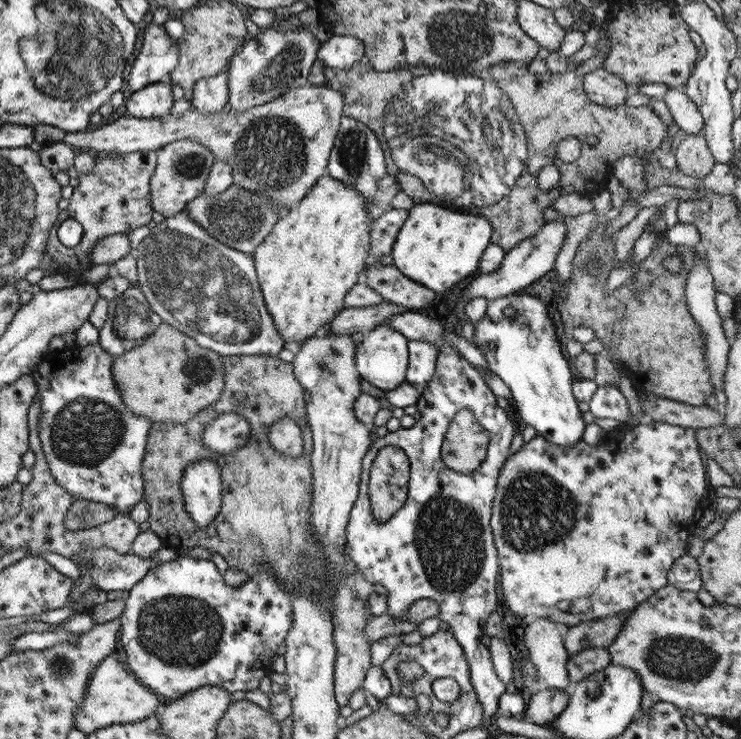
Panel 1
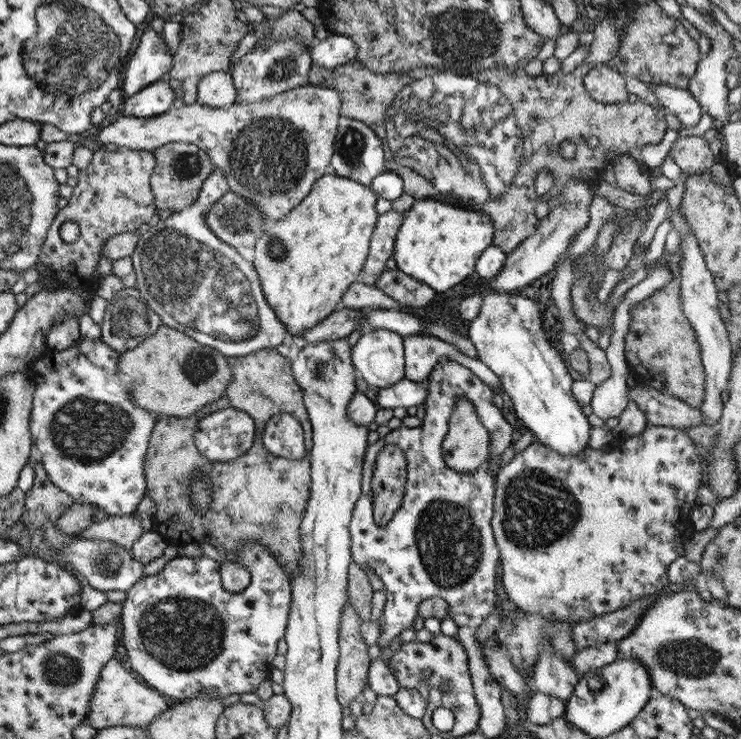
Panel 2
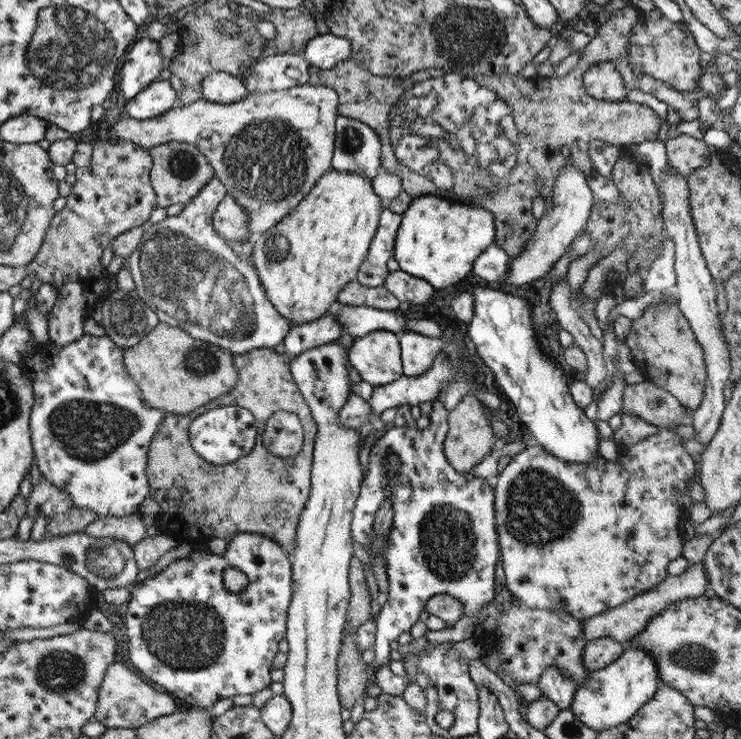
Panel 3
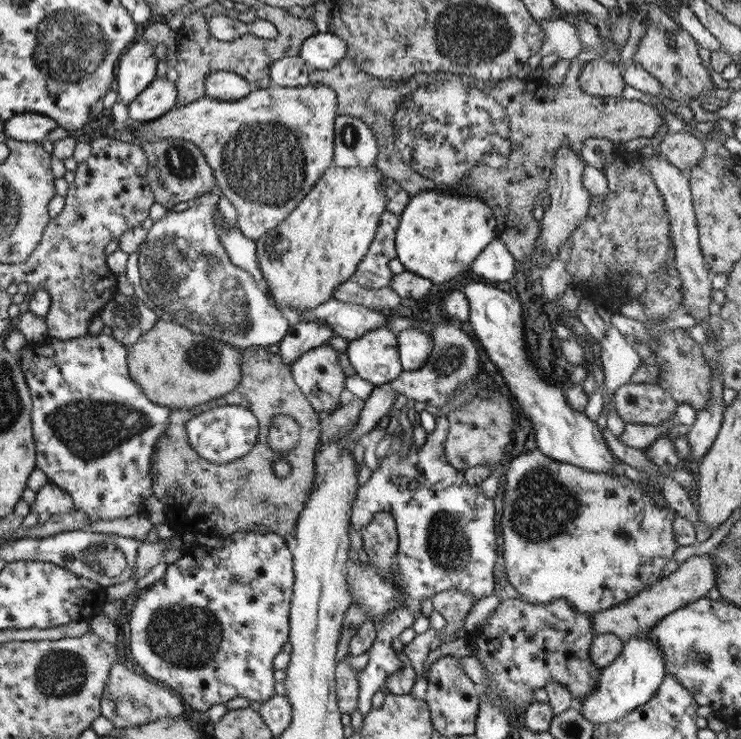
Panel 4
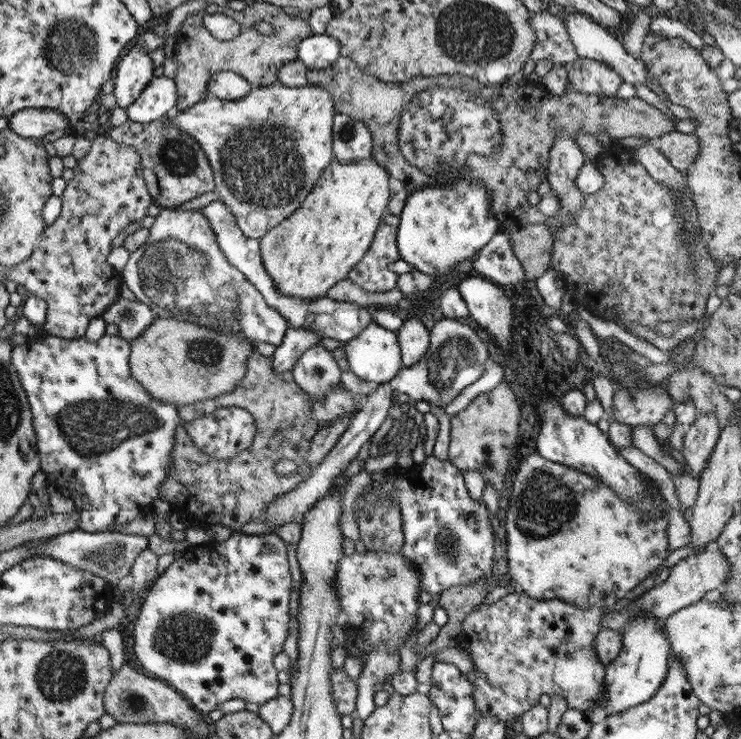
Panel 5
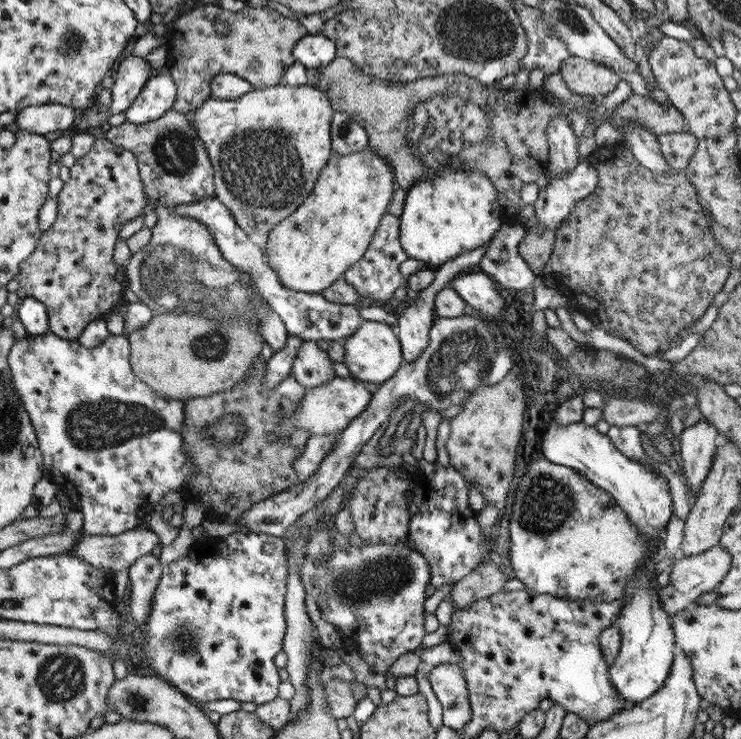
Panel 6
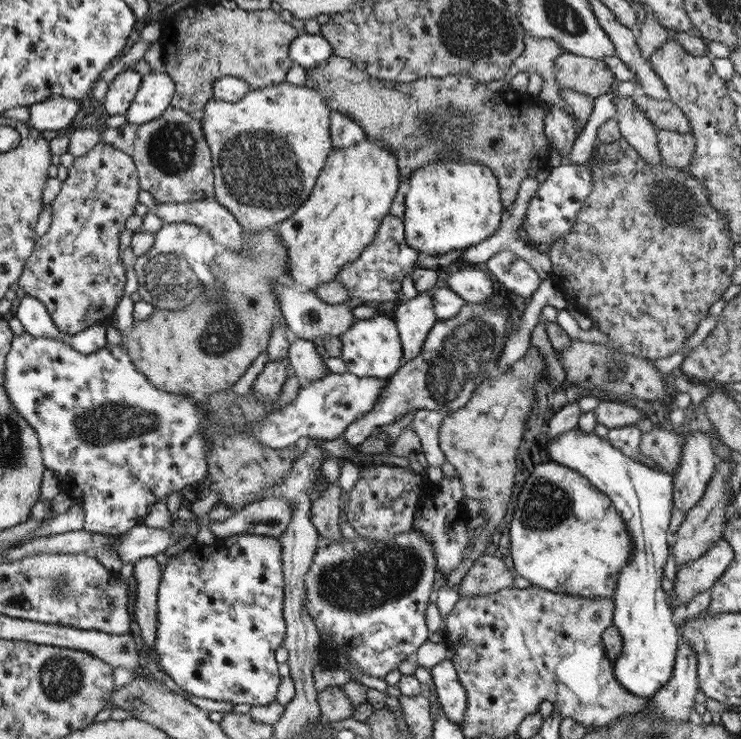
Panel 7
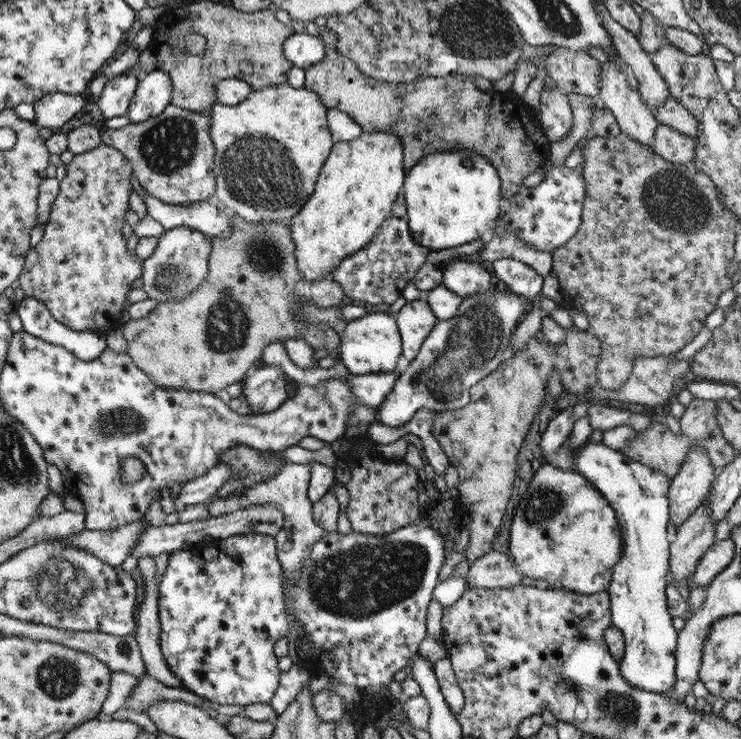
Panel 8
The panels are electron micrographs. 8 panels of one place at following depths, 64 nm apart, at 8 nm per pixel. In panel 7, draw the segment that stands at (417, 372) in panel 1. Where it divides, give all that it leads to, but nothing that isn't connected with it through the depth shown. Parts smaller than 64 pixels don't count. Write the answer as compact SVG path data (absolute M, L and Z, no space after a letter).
M536 177L524 178L522 182L520 182L520 188L518 190L517 199L510 205L508 208L504 208L502 214L502 223L500 229L494 232L494 235L486 238L486 240L482 241L480 244L477 244L473 247L468 247L465 252L461 255L460 258L456 259L452 263L452 268L448 267L446 270L441 269L438 270L438 280L437 283L433 286L432 289L426 290L423 292L419 292L416 297L408 300L404 300L402 304L398 307L395 313L395 323L398 327L399 337L402 345L402 356L403 360L410 361L416 358L420 351L423 349L424 343L426 342L426 337L430 332L430 329L438 324L438 318L433 308L433 293L439 287L444 286L447 281L447 275L449 272L452 272L455 268L462 264L472 264L476 265L478 262L486 262L491 256L494 256L496 252L500 252L502 249L508 249L512 252L515 252L517 256L524 255L525 259L528 261L528 264L531 264L534 270L539 274L541 279L548 279L553 277L552 272L552 263L548 253L538 252L537 250L533 250L528 244L528 247L525 249L525 241L518 237L519 226L522 225L522 219L524 219L524 214L527 211L528 203L534 195L536 195L536 191L539 190L539 183L541 179Z

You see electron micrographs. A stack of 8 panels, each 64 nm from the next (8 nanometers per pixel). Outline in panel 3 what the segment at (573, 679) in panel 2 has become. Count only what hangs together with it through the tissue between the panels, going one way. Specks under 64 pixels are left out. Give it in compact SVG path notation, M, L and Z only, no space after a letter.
M550 665L545 668L537 686L549 700L560 708L560 711L571 709L577 684L557 666Z

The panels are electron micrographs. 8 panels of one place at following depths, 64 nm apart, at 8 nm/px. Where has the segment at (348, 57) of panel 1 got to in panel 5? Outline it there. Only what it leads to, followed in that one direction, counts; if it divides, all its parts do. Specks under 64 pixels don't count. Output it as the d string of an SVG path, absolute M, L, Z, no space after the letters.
M313 34L300 41L297 61L302 61L309 69L324 69L332 66L340 54L341 46L337 38L324 34Z

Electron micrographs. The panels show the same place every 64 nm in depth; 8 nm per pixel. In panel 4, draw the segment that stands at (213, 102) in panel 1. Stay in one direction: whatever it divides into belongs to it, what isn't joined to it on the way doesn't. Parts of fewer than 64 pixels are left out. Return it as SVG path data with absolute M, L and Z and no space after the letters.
M213 71L205 81L205 97L222 102L238 101L248 96L253 87L234 71Z

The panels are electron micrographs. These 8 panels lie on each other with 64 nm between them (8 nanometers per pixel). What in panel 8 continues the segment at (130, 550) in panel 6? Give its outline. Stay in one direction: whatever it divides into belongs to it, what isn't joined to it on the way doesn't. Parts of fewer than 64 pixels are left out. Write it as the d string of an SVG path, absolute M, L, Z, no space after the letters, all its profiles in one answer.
M276 503L253 504L245 509L234 511L216 518L210 517L204 521L176 523L174 525L161 524L159 527L148 525L137 538L137 543L131 550L131 555L140 559L140 557L155 557L162 552L173 553L174 551L184 551L190 546L207 541L207 538L213 541L223 540L236 536L238 534L270 534L275 535L285 523L285 514Z

